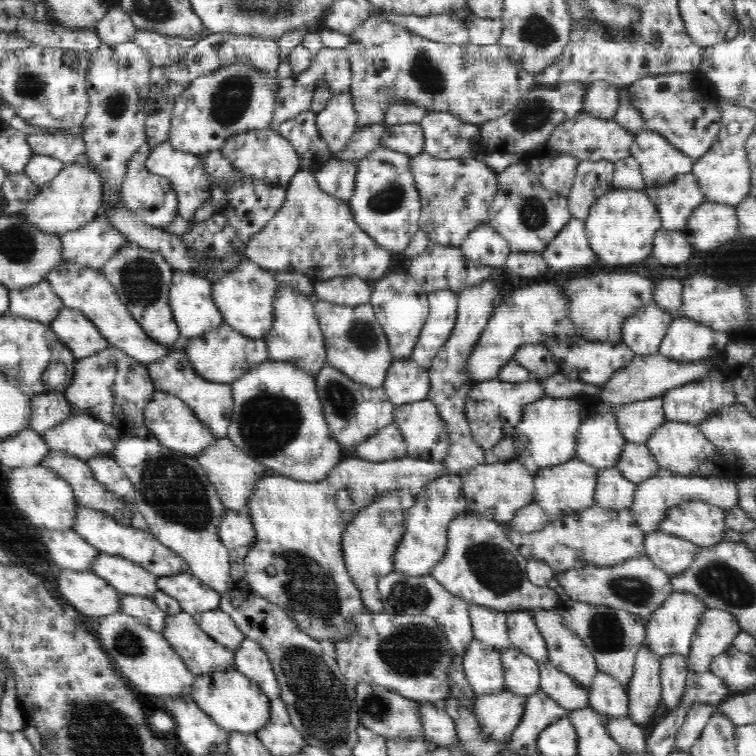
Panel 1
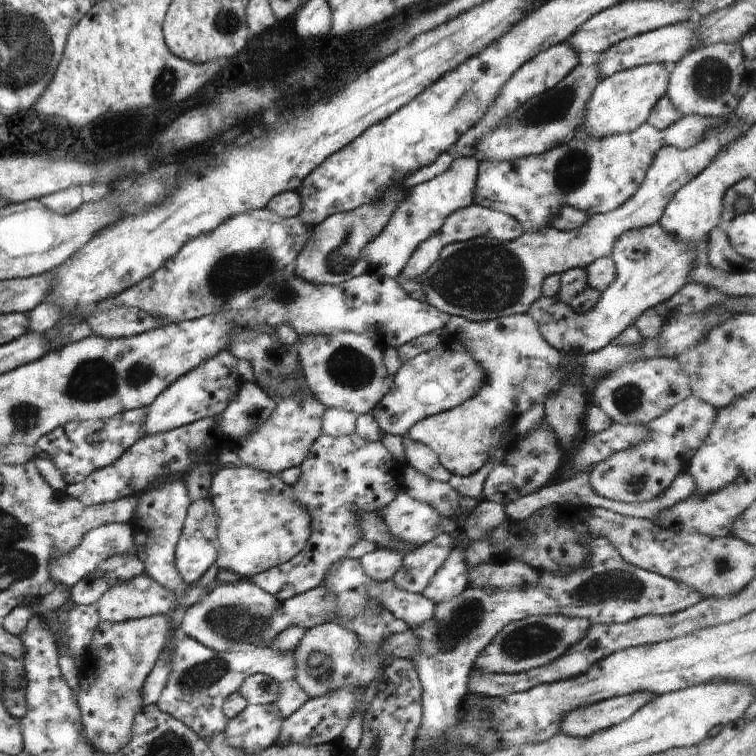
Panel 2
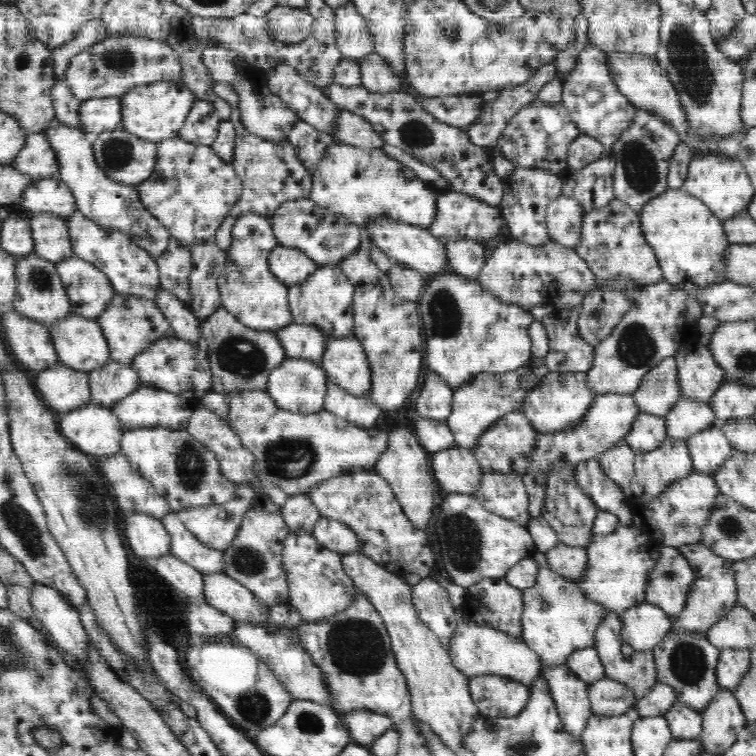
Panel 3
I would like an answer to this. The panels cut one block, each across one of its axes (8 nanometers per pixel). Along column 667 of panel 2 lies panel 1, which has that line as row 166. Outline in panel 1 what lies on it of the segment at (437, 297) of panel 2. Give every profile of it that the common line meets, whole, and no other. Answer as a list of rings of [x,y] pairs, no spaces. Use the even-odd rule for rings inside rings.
[[[168,140],[152,146],[152,152],[147,156],[145,165],[148,171],[166,177],[170,181],[170,186],[178,198],[179,217],[190,220],[195,213],[211,199],[212,195],[212,177],[206,173],[204,159],[198,155],[176,150]]]

